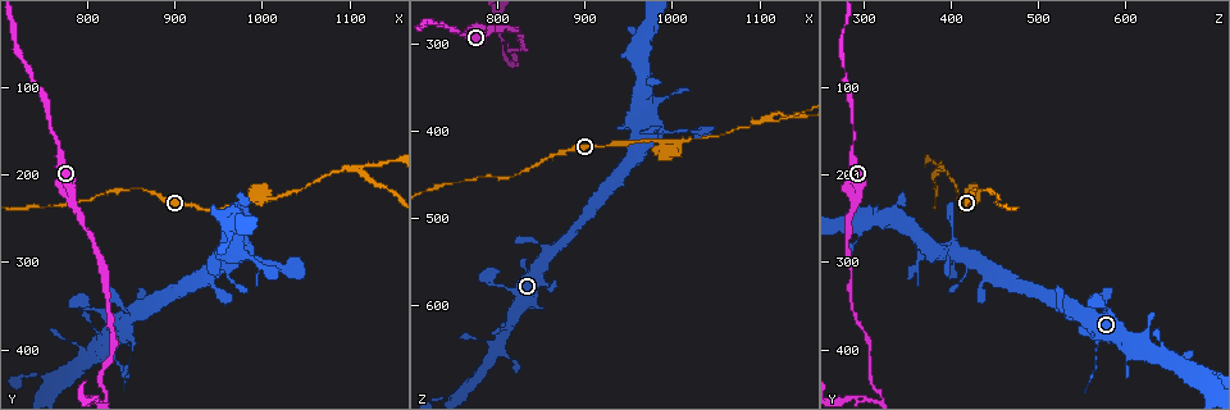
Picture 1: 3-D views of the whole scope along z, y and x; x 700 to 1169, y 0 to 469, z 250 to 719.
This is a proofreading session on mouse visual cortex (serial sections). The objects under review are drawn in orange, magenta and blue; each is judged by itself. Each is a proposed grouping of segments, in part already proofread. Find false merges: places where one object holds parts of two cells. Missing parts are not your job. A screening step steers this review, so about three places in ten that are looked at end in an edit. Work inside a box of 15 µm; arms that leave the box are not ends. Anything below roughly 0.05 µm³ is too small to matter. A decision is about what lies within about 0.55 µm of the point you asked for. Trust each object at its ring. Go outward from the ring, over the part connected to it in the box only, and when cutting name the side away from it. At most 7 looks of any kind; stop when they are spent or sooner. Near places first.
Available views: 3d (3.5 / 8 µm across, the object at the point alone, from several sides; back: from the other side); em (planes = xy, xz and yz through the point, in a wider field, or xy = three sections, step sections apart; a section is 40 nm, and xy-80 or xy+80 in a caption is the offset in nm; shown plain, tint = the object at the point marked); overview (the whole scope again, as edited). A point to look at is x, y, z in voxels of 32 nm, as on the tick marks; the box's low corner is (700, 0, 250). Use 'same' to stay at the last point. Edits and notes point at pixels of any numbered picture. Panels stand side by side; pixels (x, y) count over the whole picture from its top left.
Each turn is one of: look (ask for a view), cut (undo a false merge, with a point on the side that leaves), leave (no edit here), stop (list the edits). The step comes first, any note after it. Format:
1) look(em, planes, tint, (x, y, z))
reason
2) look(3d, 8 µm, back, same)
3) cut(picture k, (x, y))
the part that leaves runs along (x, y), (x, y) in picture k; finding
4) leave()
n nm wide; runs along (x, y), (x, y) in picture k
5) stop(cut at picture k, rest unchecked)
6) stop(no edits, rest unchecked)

look(3d, 8 µm, (950, 250, 315))
calibre changes

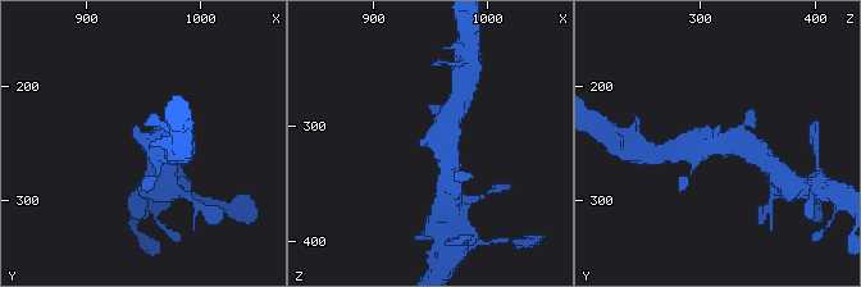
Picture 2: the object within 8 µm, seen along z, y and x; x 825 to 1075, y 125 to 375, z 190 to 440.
look(3d, 3.5 µm, (950, 248, 314))

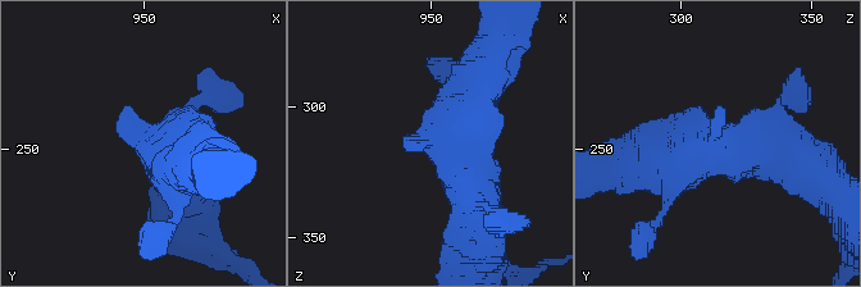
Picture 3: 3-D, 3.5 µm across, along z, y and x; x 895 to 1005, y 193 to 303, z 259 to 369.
look(em, planes, tint, (951, 246, 314))
now the EM

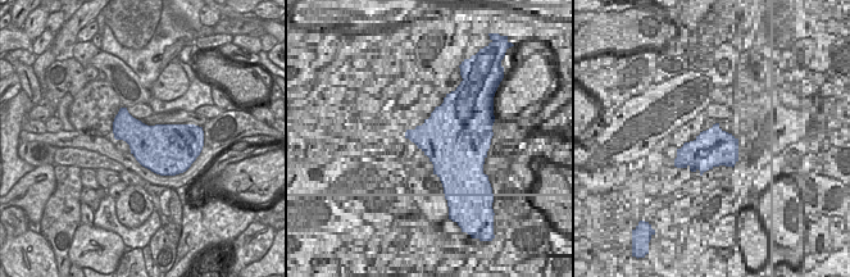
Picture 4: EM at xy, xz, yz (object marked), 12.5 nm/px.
leave()
continuous, no second cell

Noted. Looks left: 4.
look(3d, 3.5 µm, back, (995, 225, 410))
arms part here

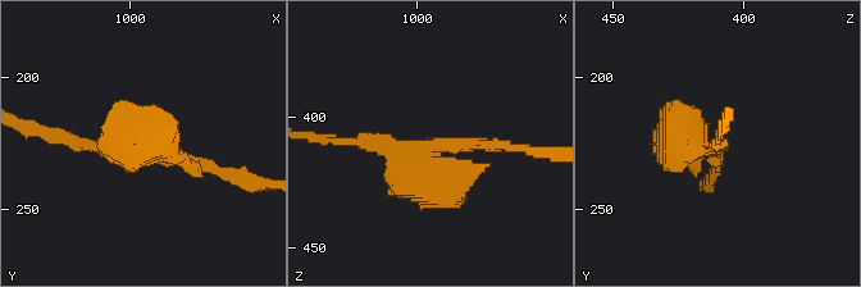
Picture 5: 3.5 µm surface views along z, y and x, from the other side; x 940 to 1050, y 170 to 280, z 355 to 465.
look(em, planes, tint, same)
need the tissue

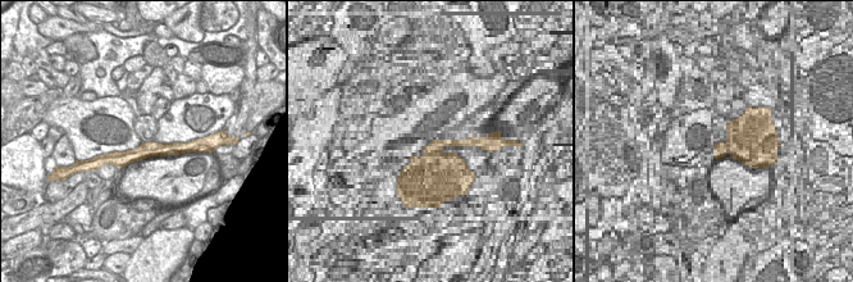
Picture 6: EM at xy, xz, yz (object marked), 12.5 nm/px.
look(em, xy, step 5, tint, same)

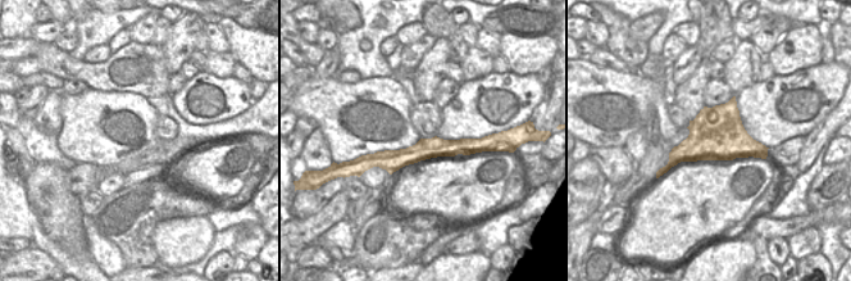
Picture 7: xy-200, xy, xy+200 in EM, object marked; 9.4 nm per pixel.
leave()
190 nm wide; runs along (478, 148), (371, 157) in picture 7; all the same cell

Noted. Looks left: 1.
look(3d, 3.5 µm, (1110, 190, 390))
three-way junction

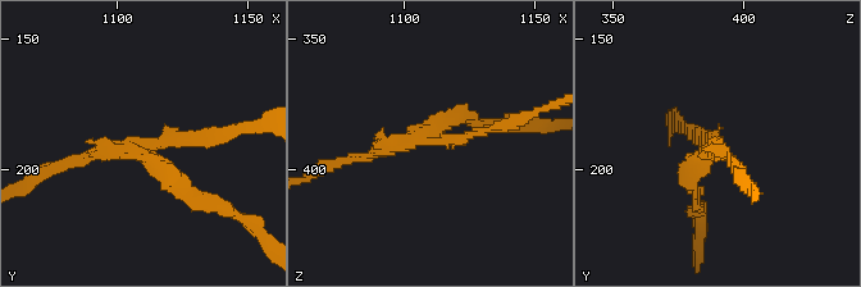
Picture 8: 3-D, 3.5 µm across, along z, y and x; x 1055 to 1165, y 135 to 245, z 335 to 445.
cut(picture 8, (172, 174))
arms of 150, 150, 200 nm; the part that leaves runs along (121, 146), (218, 205) in picture 8; a second cell is stuck on

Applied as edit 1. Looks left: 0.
stop(cut at picture 8, rest unchecked)

